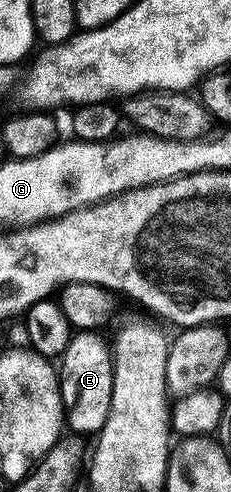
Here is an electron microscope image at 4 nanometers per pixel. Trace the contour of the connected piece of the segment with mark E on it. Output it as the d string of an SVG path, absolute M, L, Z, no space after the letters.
M95 331L72 334L71 344L61 356L63 368L58 368L59 392L63 398L65 423L79 435L94 436L105 425L113 397L113 351Z

